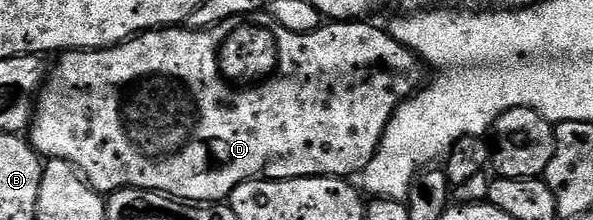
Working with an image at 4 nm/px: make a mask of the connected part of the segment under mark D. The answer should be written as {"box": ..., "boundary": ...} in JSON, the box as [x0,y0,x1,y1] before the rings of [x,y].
{"box":[27,19,423,203],"boundary":[[[361,19],[325,23],[313,33],[296,33],[295,31],[287,31],[287,27],[280,25],[277,29],[277,37],[281,37],[281,77],[277,77],[277,81],[273,81],[273,85],[265,85],[265,89],[257,89],[257,93],[241,93],[241,97],[237,97],[237,93],[229,93],[229,89],[225,89],[225,85],[221,85],[221,81],[217,81],[217,61],[213,61],[213,37],[209,37],[209,29],[190,29],[188,27],[150,29],[148,33],[138,33],[137,36],[121,42],[120,45],[111,45],[107,49],[70,49],[62,52],[60,56],[56,58],[56,61],[58,60],[57,66],[55,66],[54,69],[52,66],[47,80],[42,84],[41,92],[38,94],[35,102],[31,128],[27,133],[28,140],[42,158],[55,161],[66,161],[68,165],[73,166],[73,168],[85,178],[88,185],[90,185],[96,193],[102,195],[118,193],[120,189],[152,189],[154,193],[163,193],[186,203],[221,203],[226,199],[232,198],[235,187],[239,187],[245,181],[251,181],[254,179],[268,179],[271,181],[290,181],[296,177],[340,177],[342,179],[349,179],[352,178],[352,173],[357,173],[357,175],[364,174],[367,163],[371,163],[376,158],[377,148],[383,143],[387,123],[393,117],[393,113],[397,110],[397,106],[401,104],[404,98],[412,97],[422,84],[421,69],[423,70],[422,62],[419,60],[417,54],[406,49],[404,45],[400,45],[388,31],[382,28],[382,26],[380,29],[377,25],[365,24],[369,23],[366,23]]]}

